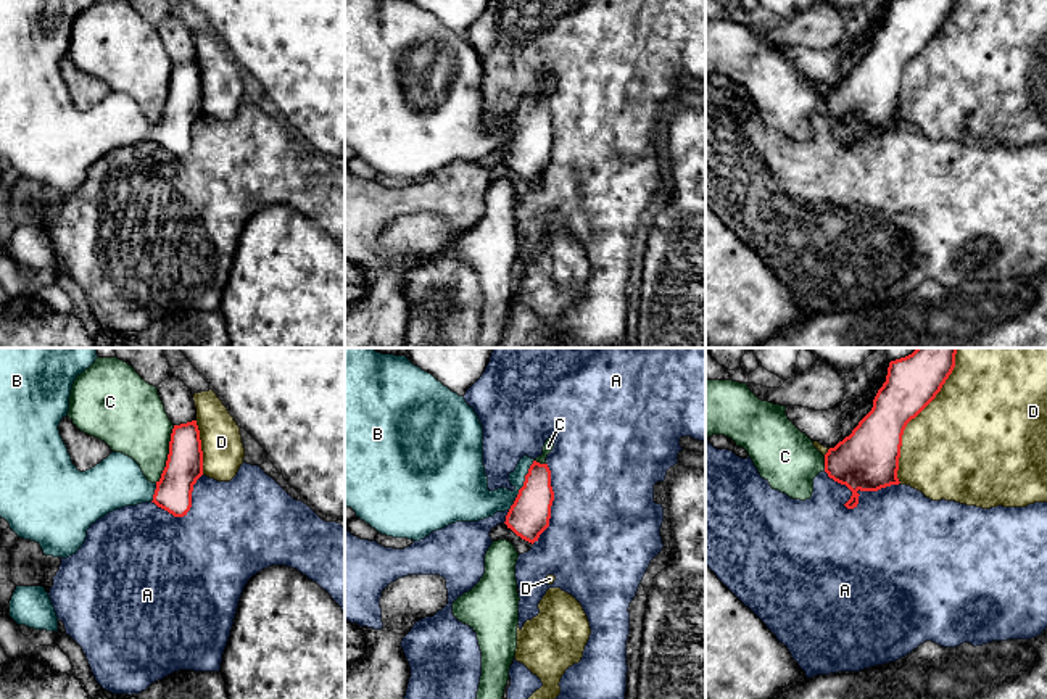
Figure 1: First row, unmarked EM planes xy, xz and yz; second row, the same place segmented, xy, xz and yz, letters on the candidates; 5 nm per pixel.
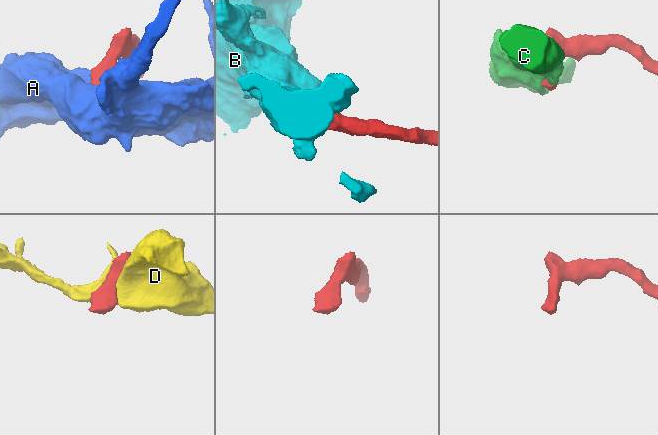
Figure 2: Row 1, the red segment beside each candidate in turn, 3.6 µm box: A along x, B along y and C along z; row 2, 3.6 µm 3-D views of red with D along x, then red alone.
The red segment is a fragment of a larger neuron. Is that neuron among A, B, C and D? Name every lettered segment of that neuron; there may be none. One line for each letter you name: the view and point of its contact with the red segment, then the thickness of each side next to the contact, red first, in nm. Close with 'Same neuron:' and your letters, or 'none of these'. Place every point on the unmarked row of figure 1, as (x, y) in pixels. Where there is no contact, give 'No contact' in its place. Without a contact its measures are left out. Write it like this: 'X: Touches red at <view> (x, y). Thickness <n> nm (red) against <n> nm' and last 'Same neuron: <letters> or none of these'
B: Touches red at xz (524, 124). Thickness 200 nm (red) against 170 nm
Same neuron: B

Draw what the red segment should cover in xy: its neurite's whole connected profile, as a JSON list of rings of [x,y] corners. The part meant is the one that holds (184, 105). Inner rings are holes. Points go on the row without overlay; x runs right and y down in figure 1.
[[[0,0],[0,156],[19,177],[39,182],[45,195],[76,193],[92,163],[126,145],[155,142],[174,156],[187,155],[193,124],[203,114],[197,60],[174,64],[166,106],[156,122],[122,92],[113,90],[85,111],[72,103],[58,64],[68,55],[74,19],[93,2]]]

